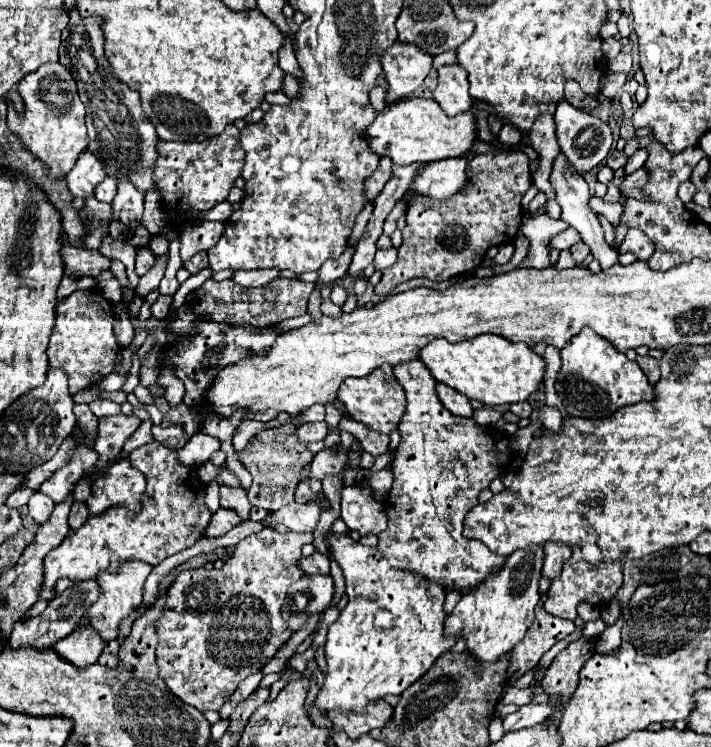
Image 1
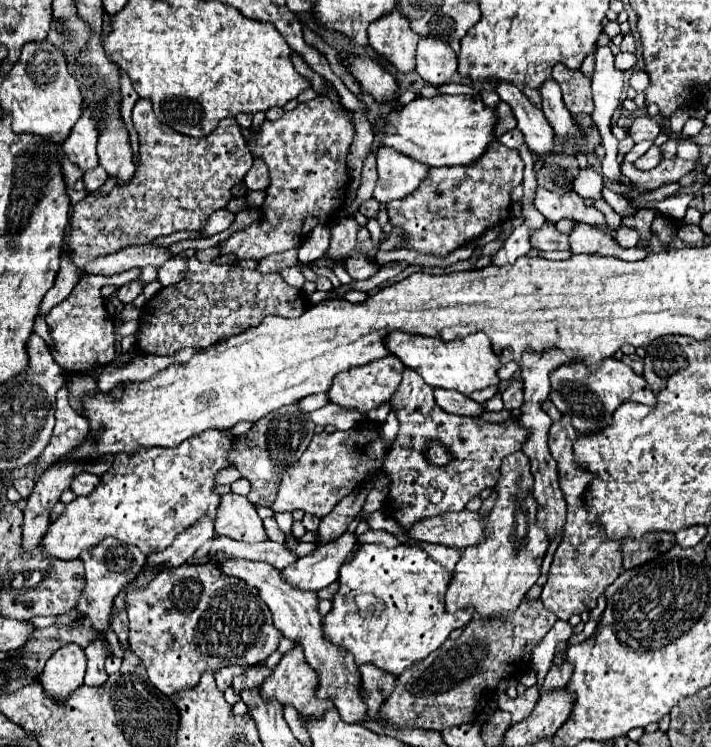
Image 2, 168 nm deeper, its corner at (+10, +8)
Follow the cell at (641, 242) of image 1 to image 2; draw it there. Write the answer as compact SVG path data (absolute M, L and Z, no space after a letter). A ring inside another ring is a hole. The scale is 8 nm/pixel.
M638 210L636 216L632 216L632 218L624 218L622 224L626 224L628 228L638 230L642 242L646 242L646 240L652 238L652 230L650 230L650 226L652 226L654 216L656 216L654 210Z

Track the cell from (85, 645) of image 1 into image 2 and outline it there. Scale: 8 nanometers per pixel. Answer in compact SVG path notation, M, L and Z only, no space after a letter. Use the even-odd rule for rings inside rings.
M66 644L50 660L40 676L44 692L58 702L66 704L70 694L82 686L86 674L86 654L76 644Z

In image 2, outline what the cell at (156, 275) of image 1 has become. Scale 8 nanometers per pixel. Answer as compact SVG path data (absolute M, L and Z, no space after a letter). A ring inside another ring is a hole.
M130 282L130 284L124 284L120 290L118 290L118 300L122 300L122 304L132 304L136 300L136 296L142 292L142 284L140 282Z

